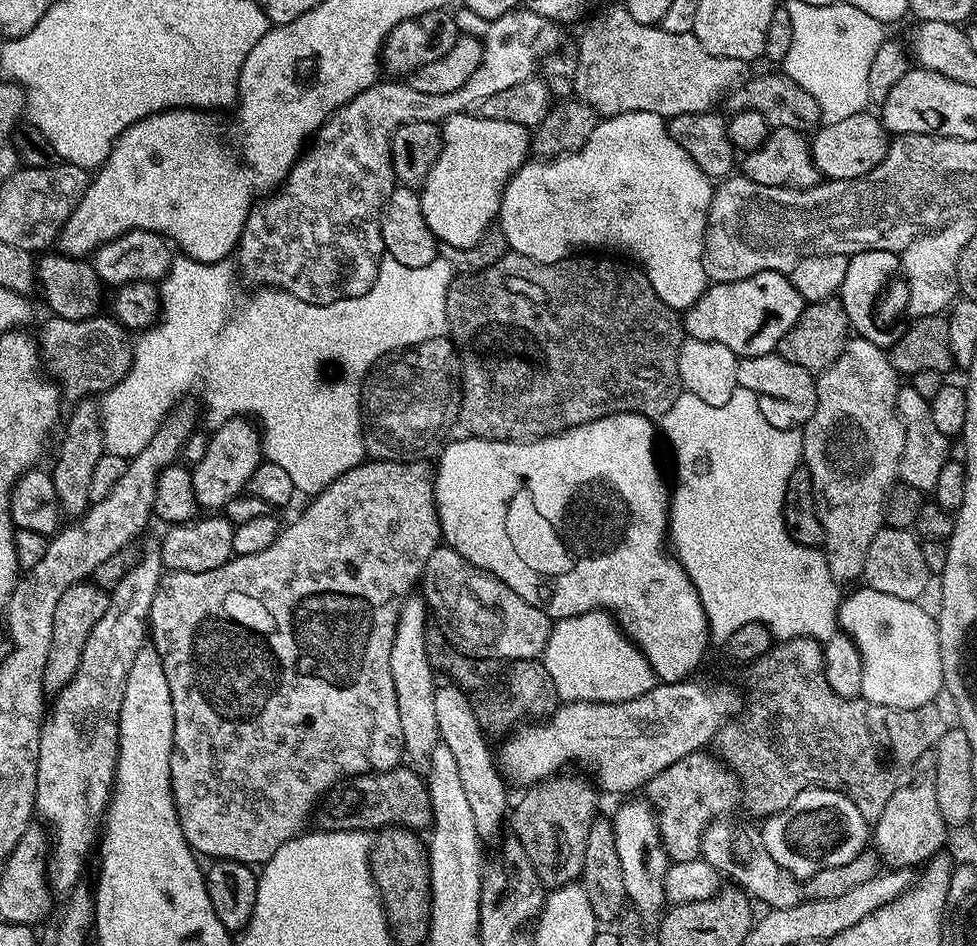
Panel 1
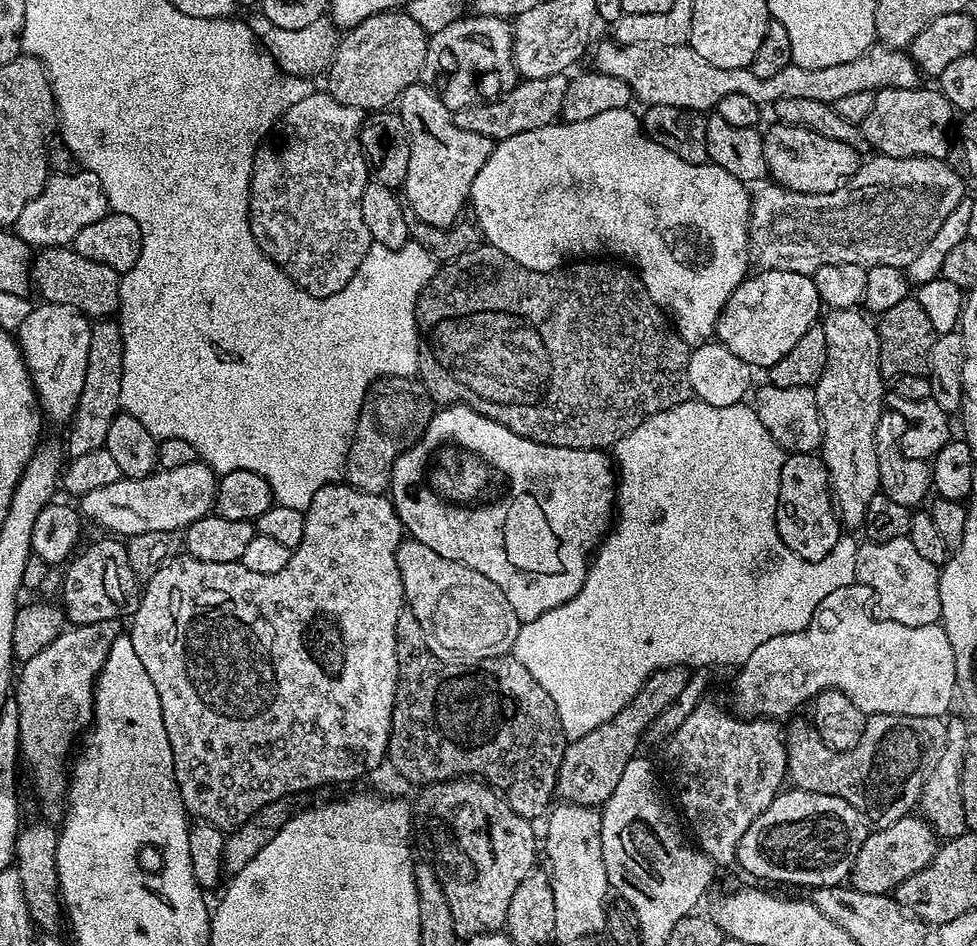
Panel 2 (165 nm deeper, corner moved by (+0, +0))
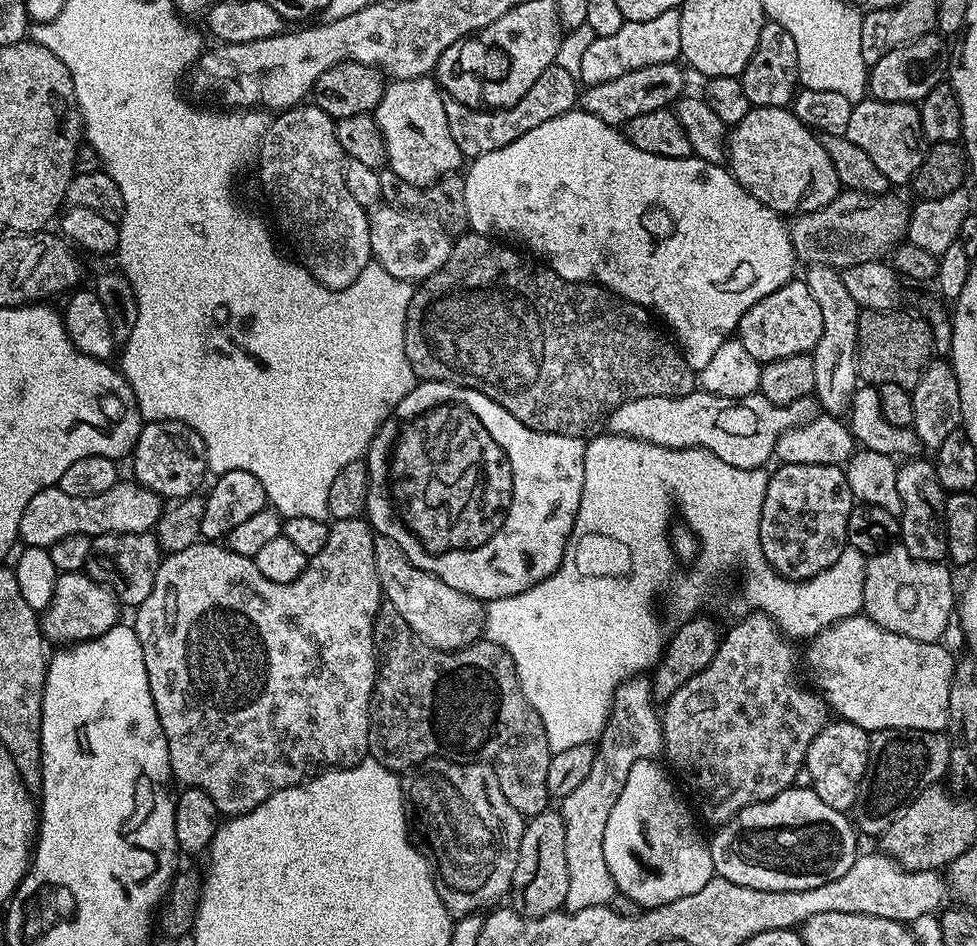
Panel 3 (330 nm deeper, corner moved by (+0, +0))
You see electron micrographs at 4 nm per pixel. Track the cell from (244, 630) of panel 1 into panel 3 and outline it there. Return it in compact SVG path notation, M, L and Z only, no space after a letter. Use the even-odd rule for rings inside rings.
M357 518L354 520L338 520L335 521L328 529L328 537L326 538L326 546L322 546L322 550L318 550L318 554L314 554L308 561L306 570L302 570L302 574L298 578L294 578L294 582L283 584L282 582L270 582L270 578L262 578L262 574L256 568L256 561L253 557L243 556L242 554L234 554L229 552L227 547L220 542L201 542L194 546L186 546L186 550L181 552L173 552L165 555L160 562L160 569L154 578L154 590L150 590L150 598L146 598L146 602L142 602L140 607L135 609L134 627L138 634L138 642L142 642L142 658L146 662L146 678L150 682L150 694L154 698L154 710L158 714L158 722L162 726L162 734L166 738L166 746L170 754L170 766L172 767L172 775L177 781L181 780L181 785L200 788L206 794L210 794L210 798L214 802L214 806L225 817L241 816L250 810L254 810L262 802L266 802L266 798L273 796L278 790L286 790L295 784L302 784L305 780L317 775L321 770L330 768L350 768L354 764L359 764L361 760L368 756L368 715L370 714L370 706L372 705L372 688L376 685L376 647L374 646L374 622L382 607L382 593L380 591L380 583L378 582L378 570L374 570L374 542L376 536L374 529L367 519Z

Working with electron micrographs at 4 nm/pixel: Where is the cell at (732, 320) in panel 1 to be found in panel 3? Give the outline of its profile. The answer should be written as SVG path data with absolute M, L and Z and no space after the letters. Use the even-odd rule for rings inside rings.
M793 278L774 290L774 294L766 294L766 298L746 310L740 320L738 338L761 365L790 354L811 353L818 338L822 338L822 310L818 310L818 302L814 294L810 294L810 286L803 279Z

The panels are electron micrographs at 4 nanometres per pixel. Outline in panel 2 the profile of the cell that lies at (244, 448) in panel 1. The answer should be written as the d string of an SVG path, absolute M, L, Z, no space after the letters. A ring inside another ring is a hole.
M193 462L186 466L174 466L173 468L165 468L157 470L150 476L143 476L142 478L122 478L118 482L110 482L110 486L102 486L102 490L90 490L90 494L79 497L78 511L85 521L93 520L96 524L101 524L104 528L109 528L109 533L115 534L120 538L127 538L134 534L146 534L150 530L162 530L163 532L180 532L188 527L189 524L194 523L198 518L209 515L213 511L216 503L216 481L218 479L217 473L212 471L211 466L207 462Z

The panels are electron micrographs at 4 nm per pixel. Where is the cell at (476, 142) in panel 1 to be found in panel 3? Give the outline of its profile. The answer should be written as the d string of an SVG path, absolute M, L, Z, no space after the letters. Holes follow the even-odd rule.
M431 75L419 76L413 80L392 80L385 87L374 113L378 130L384 135L388 155L387 167L394 174L398 174L398 178L406 178L406 182L419 188L433 184L443 176L451 176L461 171L462 157L458 142L454 142L454 137L450 135L450 122L446 122L444 102L442 89Z

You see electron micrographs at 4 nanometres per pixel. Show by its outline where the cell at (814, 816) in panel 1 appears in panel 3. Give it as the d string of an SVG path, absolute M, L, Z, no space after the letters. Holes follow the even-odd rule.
M793 786L766 802L746 806L746 810L739 812L734 819L715 829L716 837L711 837L710 847L712 867L719 879L771 892L814 890L814 886L826 886L826 882L834 882L850 870L858 855L858 832L853 821L845 813L834 810L834 806L826 806L826 802L822 802L811 787L800 787Z

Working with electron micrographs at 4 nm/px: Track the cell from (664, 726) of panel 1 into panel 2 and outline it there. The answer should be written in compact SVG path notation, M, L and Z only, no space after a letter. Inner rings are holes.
M859 582L834 590L834 594L826 594L826 598L818 602L818 610L814 610L806 628L794 634L778 634L778 638L762 642L762 646L758 646L758 650L754 650L754 654L739 665L737 672L740 673L732 688L731 707L735 715L741 718L781 718L804 703L807 705L819 692L837 688L865 714L943 717L952 699L955 701L958 696L954 650L950 650L946 630L939 623L902 626L902 622L879 619L870 608L868 613L864 605L867 600L869 603L869 593Z

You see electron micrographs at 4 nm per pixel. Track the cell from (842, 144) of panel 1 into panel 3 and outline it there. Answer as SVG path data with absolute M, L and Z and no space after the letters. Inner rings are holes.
M749 107L746 118L742 118L742 122L734 125L728 133L726 164L735 180L751 196L781 214L813 212L829 204L842 191L842 182L834 170L834 162L830 162L830 154L826 154L820 145L819 135L805 126L796 117L795 111L788 108Z

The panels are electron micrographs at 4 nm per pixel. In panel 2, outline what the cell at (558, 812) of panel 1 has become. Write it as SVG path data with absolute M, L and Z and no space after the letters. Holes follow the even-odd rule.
M682 664L658 670L638 690L638 694L610 722L590 730L590 734L582 734L582 738L571 741L564 749L564 757L556 775L555 795L569 804L581 804L587 808L602 806L614 794L614 786L618 786L618 778L622 778L622 770L626 770L626 762L637 755L636 747L641 747L646 726L682 694L690 675L689 669Z

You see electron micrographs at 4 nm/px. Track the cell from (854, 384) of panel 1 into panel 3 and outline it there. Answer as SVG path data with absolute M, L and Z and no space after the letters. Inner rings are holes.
M814 264L802 276L804 283L810 286L810 294L822 310L822 338L818 338L816 347L810 355L814 362L814 396L819 407L828 414L847 413L852 396L858 387L856 375L856 339L858 338L858 318L861 308L850 298L840 272L825 264Z

